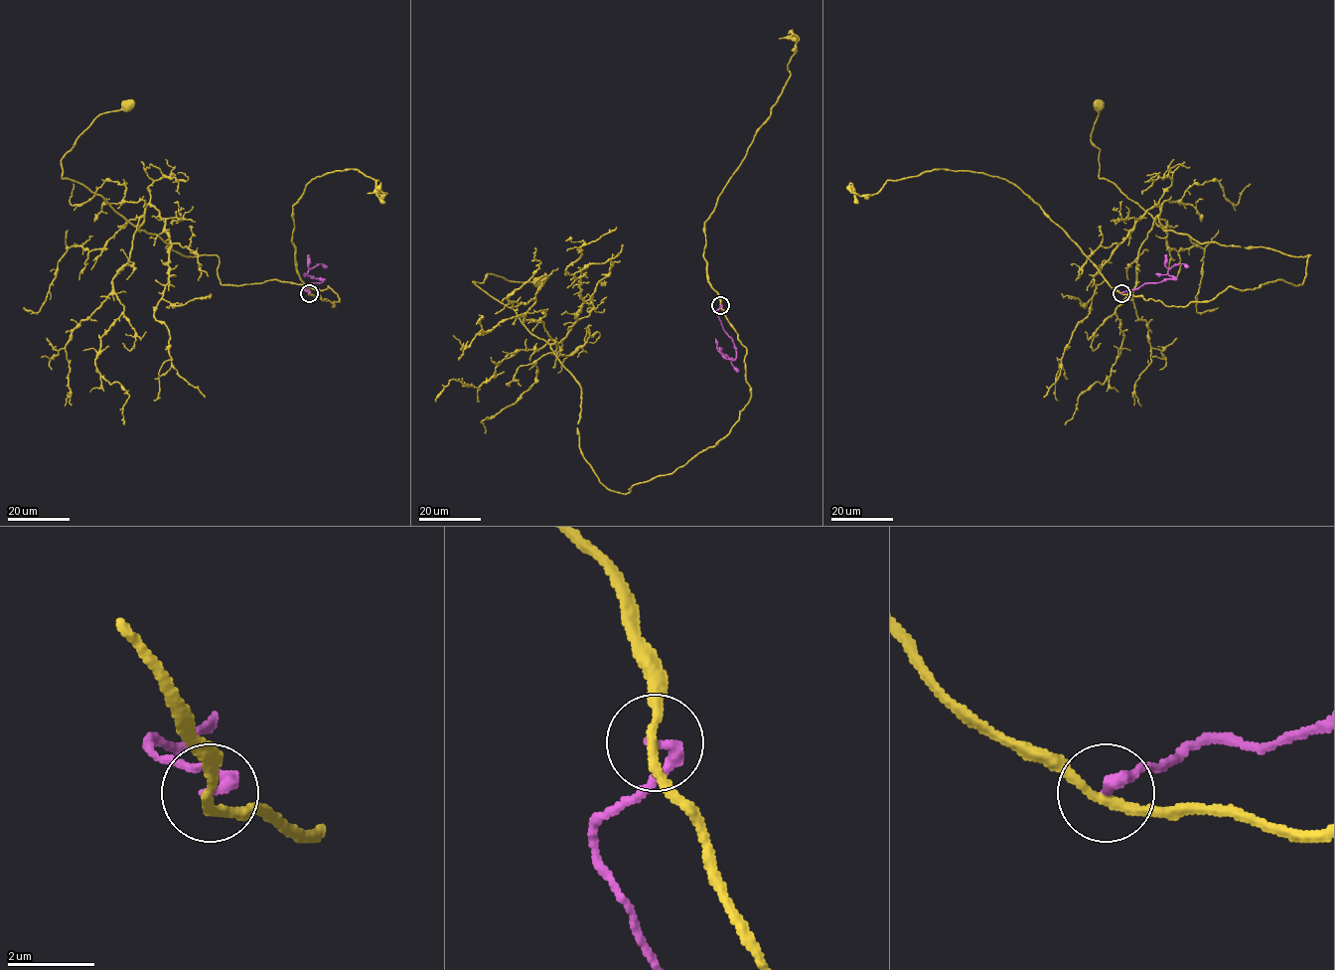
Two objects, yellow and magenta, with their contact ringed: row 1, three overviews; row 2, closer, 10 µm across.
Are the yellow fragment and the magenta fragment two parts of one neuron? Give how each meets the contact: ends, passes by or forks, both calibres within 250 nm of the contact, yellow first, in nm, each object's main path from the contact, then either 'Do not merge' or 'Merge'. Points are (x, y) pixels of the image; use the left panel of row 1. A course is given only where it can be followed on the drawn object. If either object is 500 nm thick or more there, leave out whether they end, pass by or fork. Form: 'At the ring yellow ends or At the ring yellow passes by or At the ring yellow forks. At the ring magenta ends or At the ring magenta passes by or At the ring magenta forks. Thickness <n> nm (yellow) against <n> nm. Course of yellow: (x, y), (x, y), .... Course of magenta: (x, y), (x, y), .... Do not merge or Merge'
At the ring yellow passes by. At the ring magenta ends. Thickness 220 nm (yellow) against 280 nm. Course of yellow: (308, 293), (339, 300), (328, 286), (222, 285), (215, 254), (166, 247), (62, 177), (76, 139), (126, 103). Course of magenta: (308, 293), (304, 290), (324, 279), (315, 279), (308, 271), (319, 264), (326, 266). Do not merge

